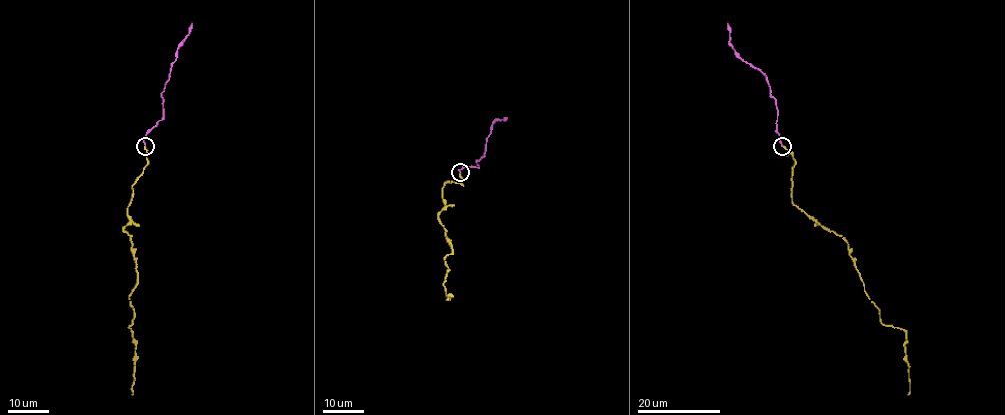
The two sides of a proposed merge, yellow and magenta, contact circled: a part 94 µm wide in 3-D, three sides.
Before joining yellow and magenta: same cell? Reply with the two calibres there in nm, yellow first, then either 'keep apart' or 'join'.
190 nm thick on the yellow side, 130 nm on the other; join

